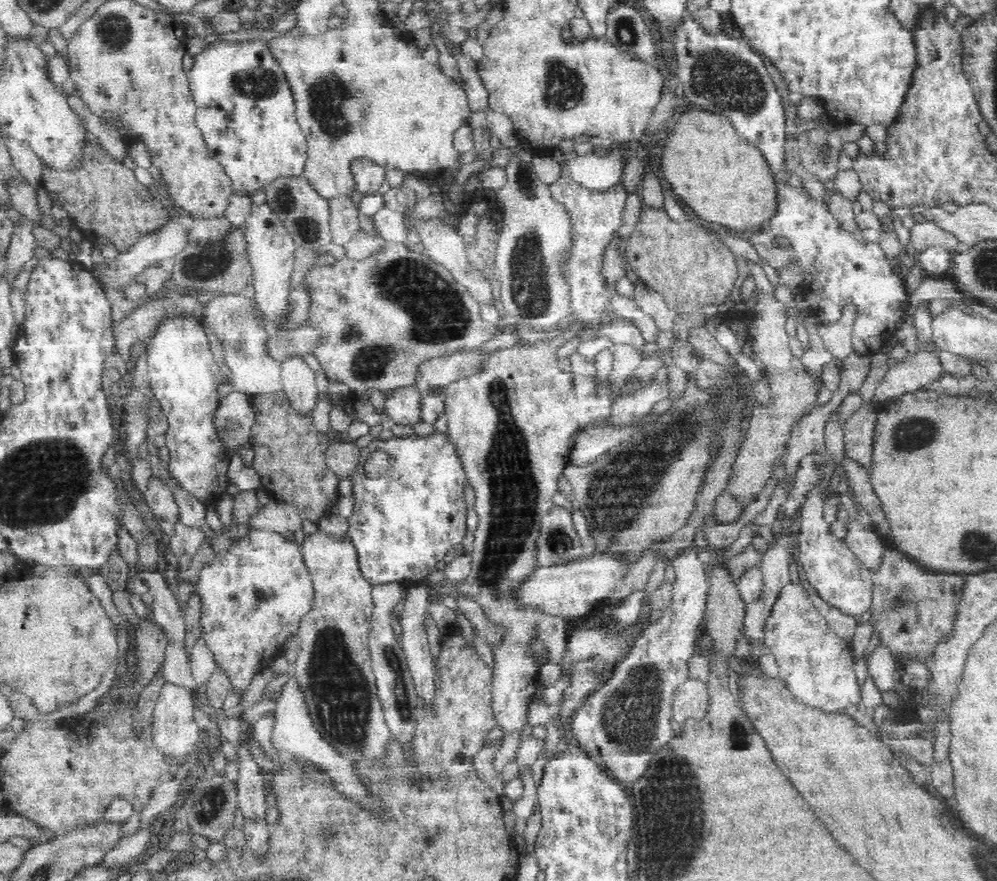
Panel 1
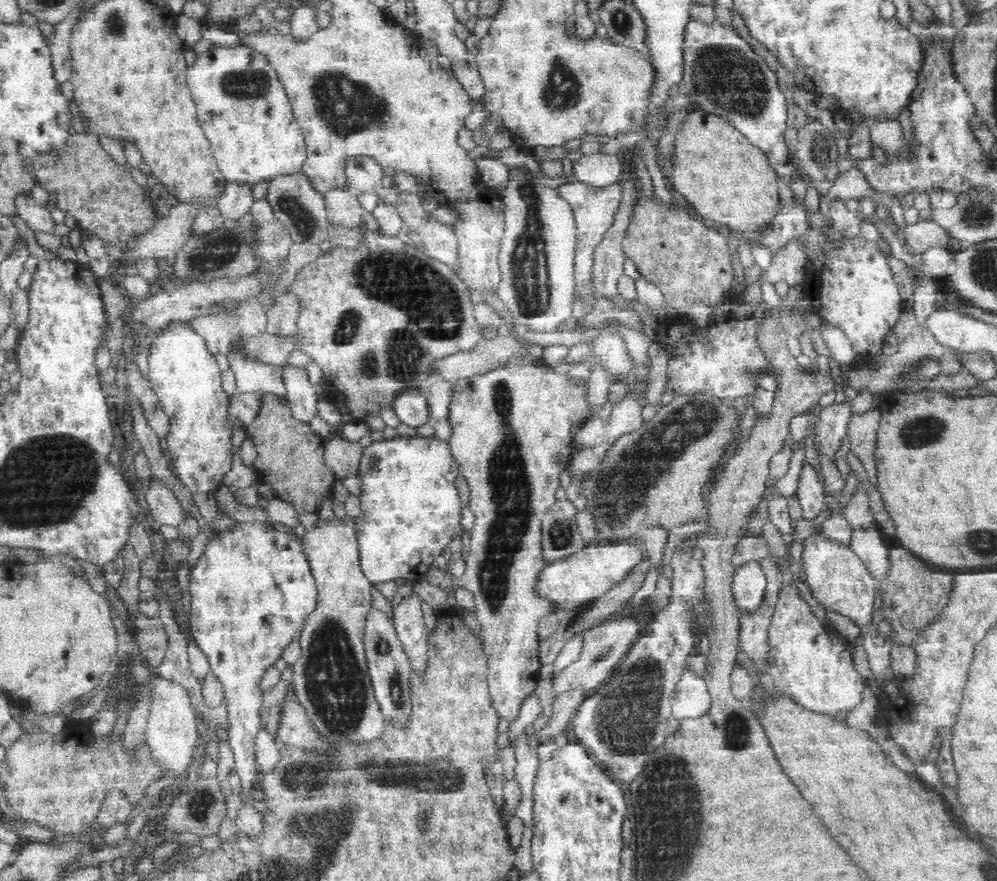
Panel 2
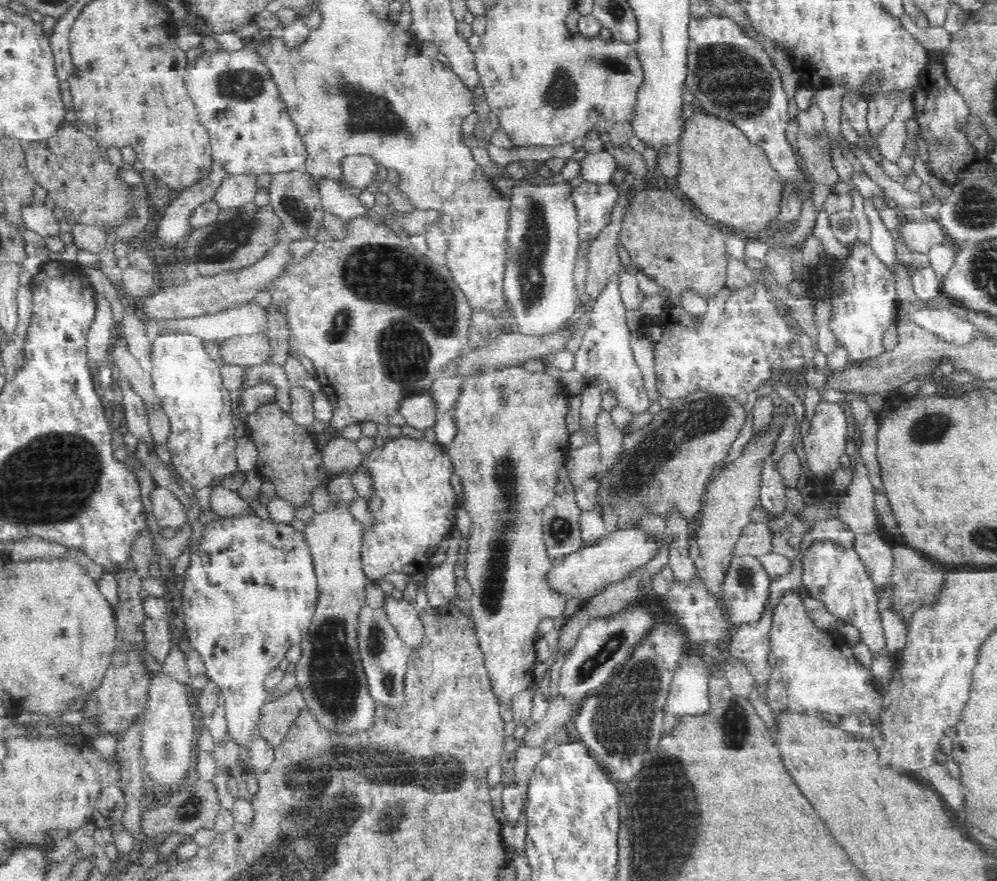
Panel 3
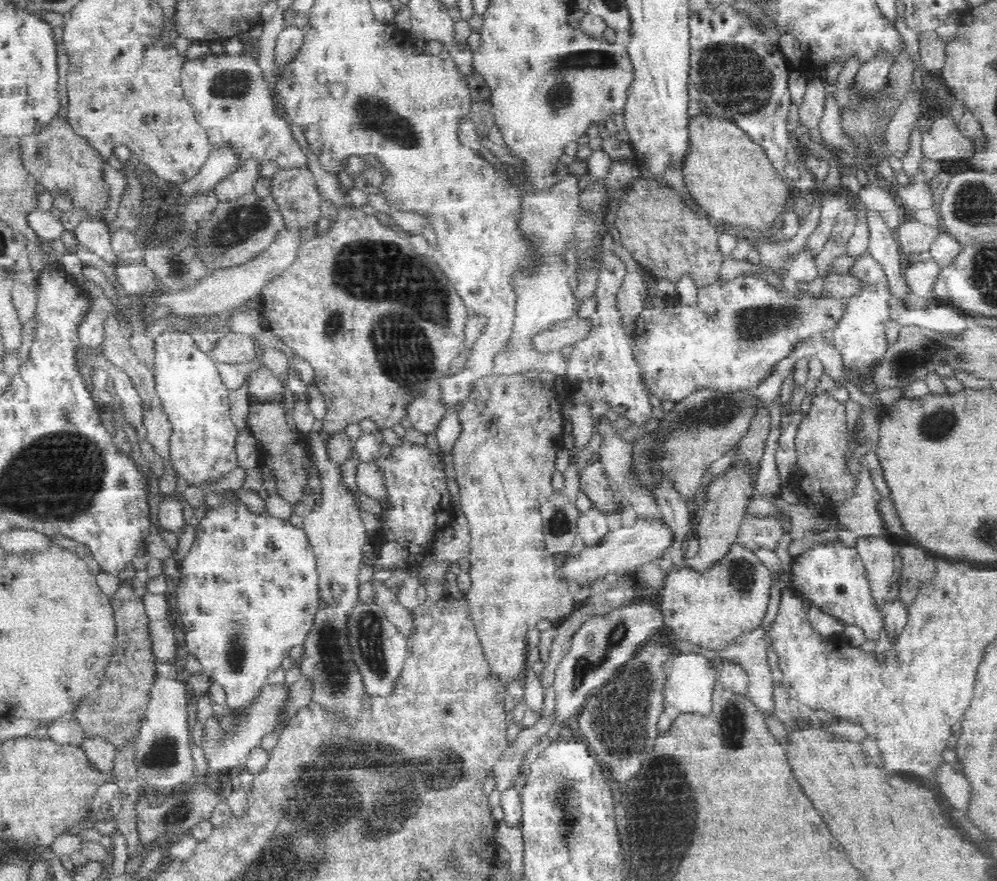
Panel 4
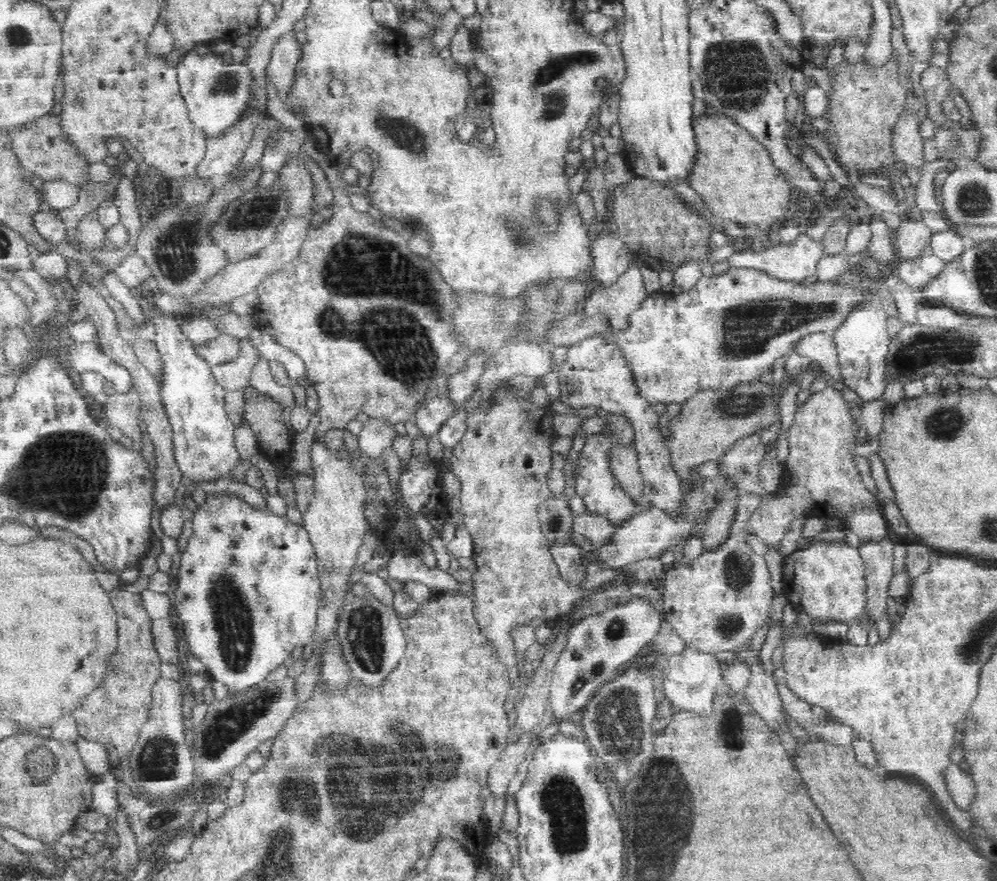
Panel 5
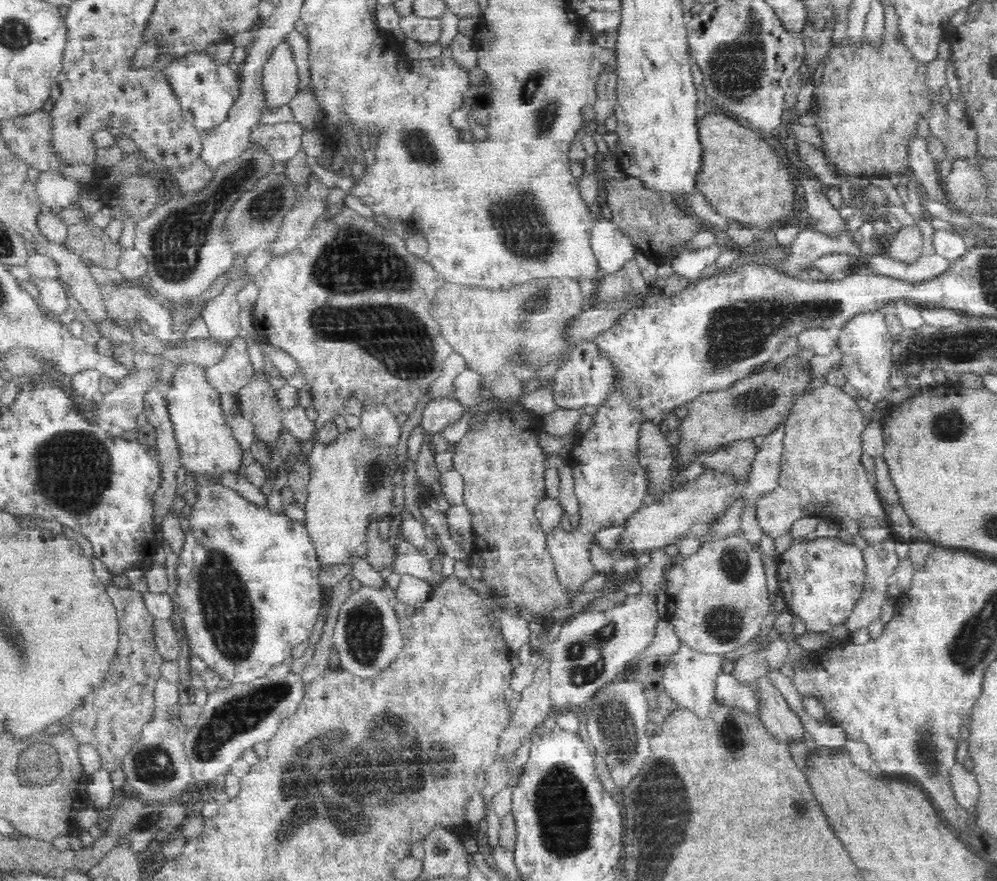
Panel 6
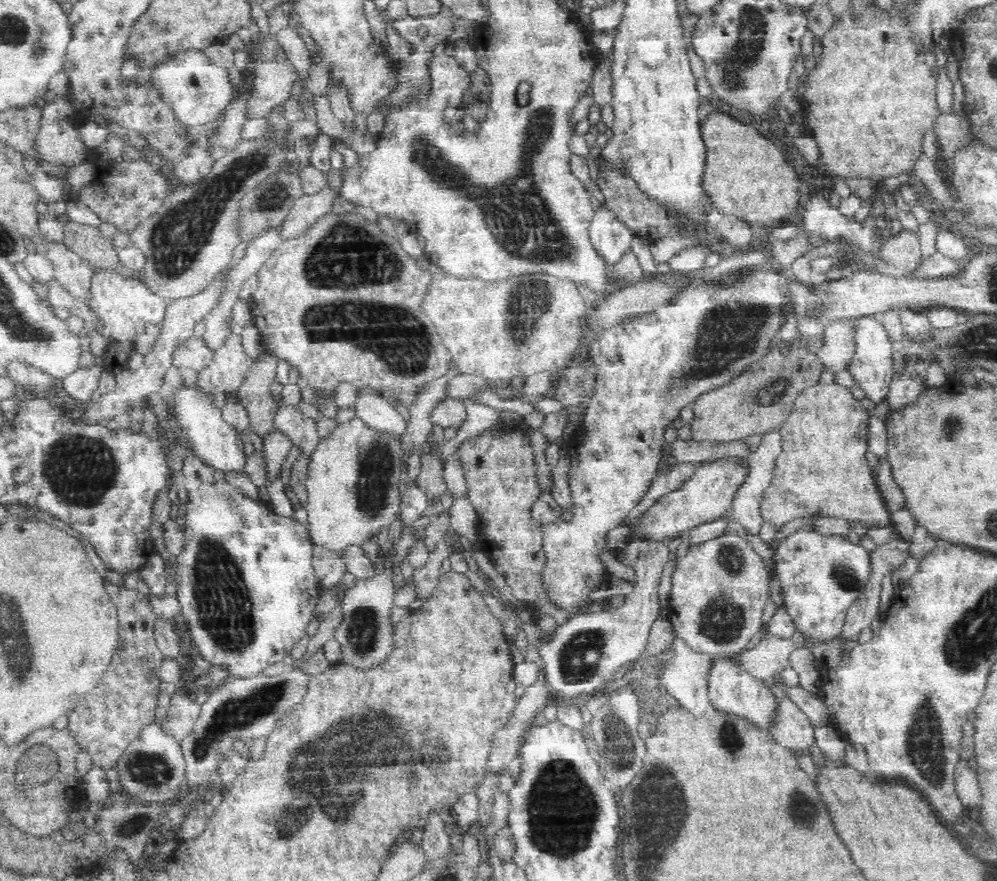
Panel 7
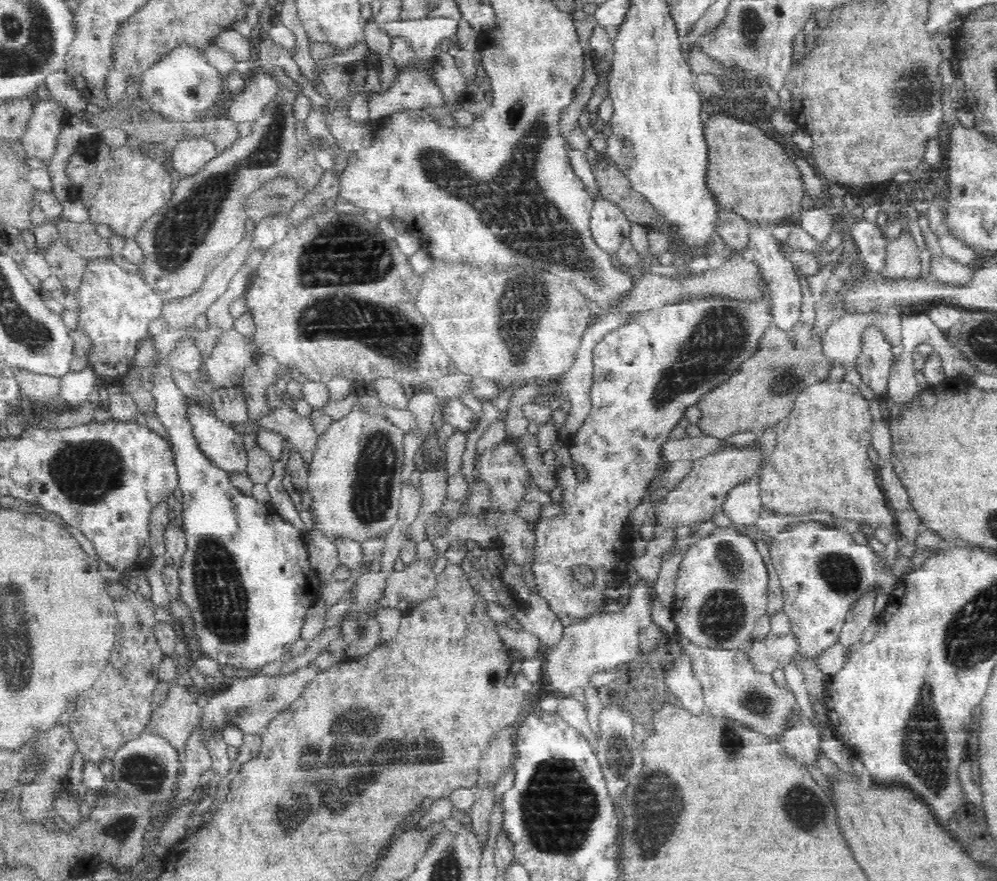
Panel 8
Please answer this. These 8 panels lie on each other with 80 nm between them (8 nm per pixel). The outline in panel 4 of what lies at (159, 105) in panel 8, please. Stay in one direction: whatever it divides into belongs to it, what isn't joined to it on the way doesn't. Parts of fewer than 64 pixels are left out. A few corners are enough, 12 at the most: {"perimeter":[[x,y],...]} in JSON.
{"perimeter":[[248,53],[186,58],[183,93],[212,146],[307,156]]}

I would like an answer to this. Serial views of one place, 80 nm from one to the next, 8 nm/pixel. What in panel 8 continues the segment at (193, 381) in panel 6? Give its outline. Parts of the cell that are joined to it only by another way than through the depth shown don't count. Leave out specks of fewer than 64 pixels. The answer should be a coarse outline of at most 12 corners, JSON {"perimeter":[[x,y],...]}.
{"perimeter":[[189,403],[194,437],[225,472],[246,472],[241,431]]}

